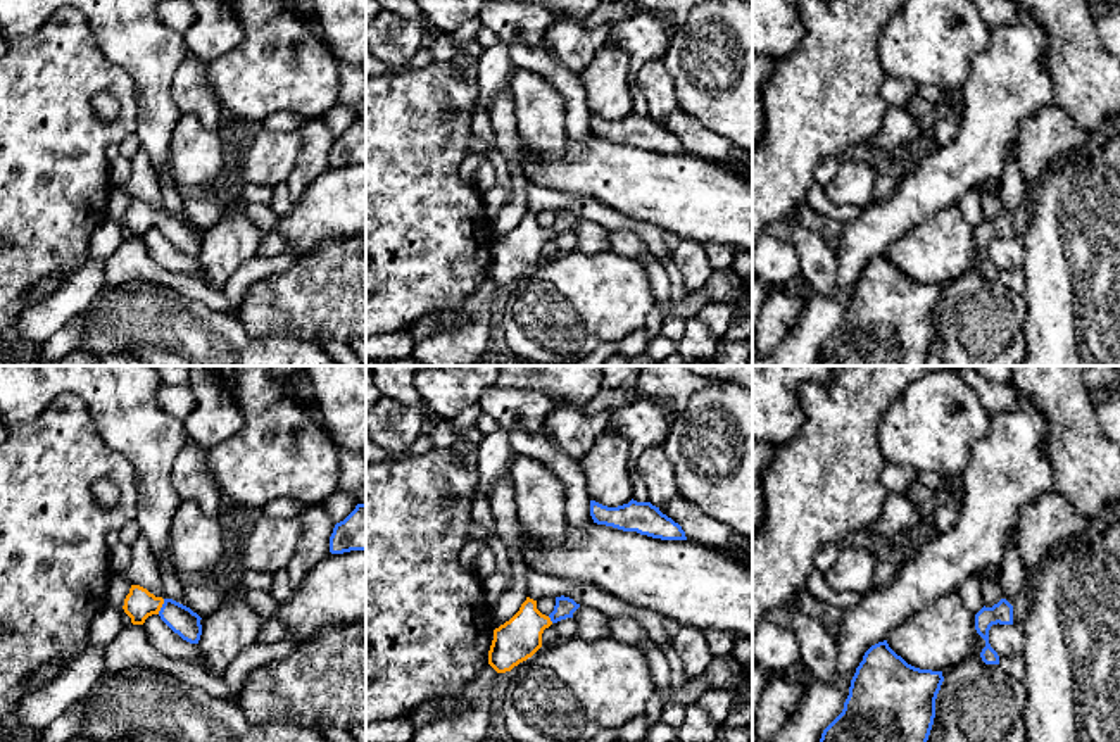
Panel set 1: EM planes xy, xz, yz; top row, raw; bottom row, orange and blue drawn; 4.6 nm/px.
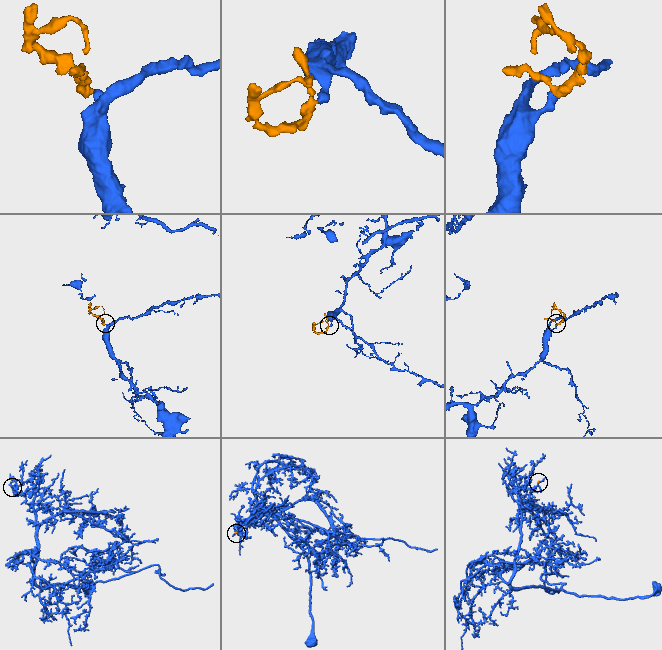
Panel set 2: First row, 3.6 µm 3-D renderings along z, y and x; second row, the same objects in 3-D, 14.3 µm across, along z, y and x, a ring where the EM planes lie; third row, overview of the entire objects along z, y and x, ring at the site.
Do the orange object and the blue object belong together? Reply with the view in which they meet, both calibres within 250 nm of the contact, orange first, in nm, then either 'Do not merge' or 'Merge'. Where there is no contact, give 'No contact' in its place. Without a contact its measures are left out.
Touches orange in xy. Thickness 140 nm (orange) against 140 nm. Merge

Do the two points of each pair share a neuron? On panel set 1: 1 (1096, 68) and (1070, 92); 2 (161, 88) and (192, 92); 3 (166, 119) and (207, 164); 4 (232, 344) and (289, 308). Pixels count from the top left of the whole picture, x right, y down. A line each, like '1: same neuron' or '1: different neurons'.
1: same neuron
2: different neurons
3: different neurons
4: different neurons

